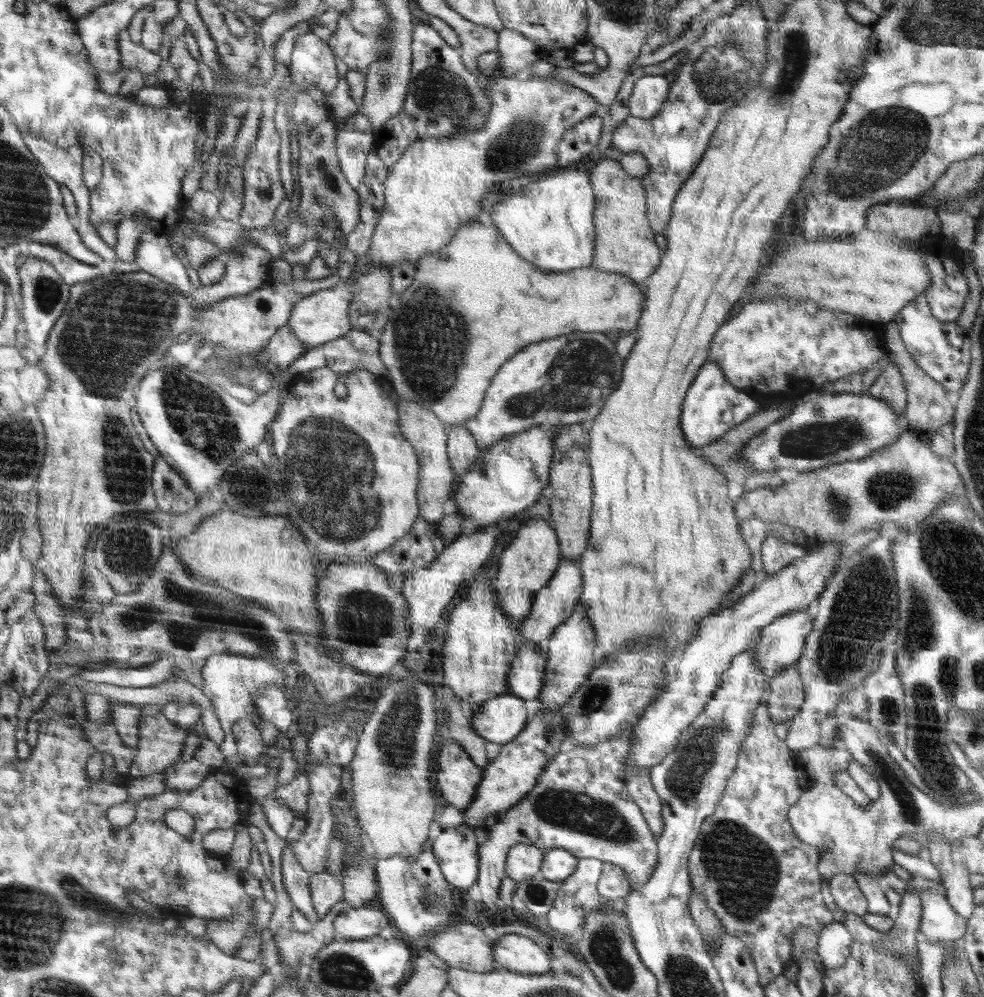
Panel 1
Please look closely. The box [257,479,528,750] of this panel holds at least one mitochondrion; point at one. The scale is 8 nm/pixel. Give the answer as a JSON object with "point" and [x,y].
{"point":[359,616]}

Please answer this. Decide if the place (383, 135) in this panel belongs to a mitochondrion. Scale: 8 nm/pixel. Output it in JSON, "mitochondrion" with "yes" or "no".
{"mitochondrion":"no"}

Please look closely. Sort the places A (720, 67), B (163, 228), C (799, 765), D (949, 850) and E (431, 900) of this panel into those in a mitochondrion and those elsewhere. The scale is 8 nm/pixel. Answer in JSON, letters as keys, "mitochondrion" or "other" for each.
{"A":"mitochondrion","B":"other","C":"other","D":"other","E":"mitochondrion"}

